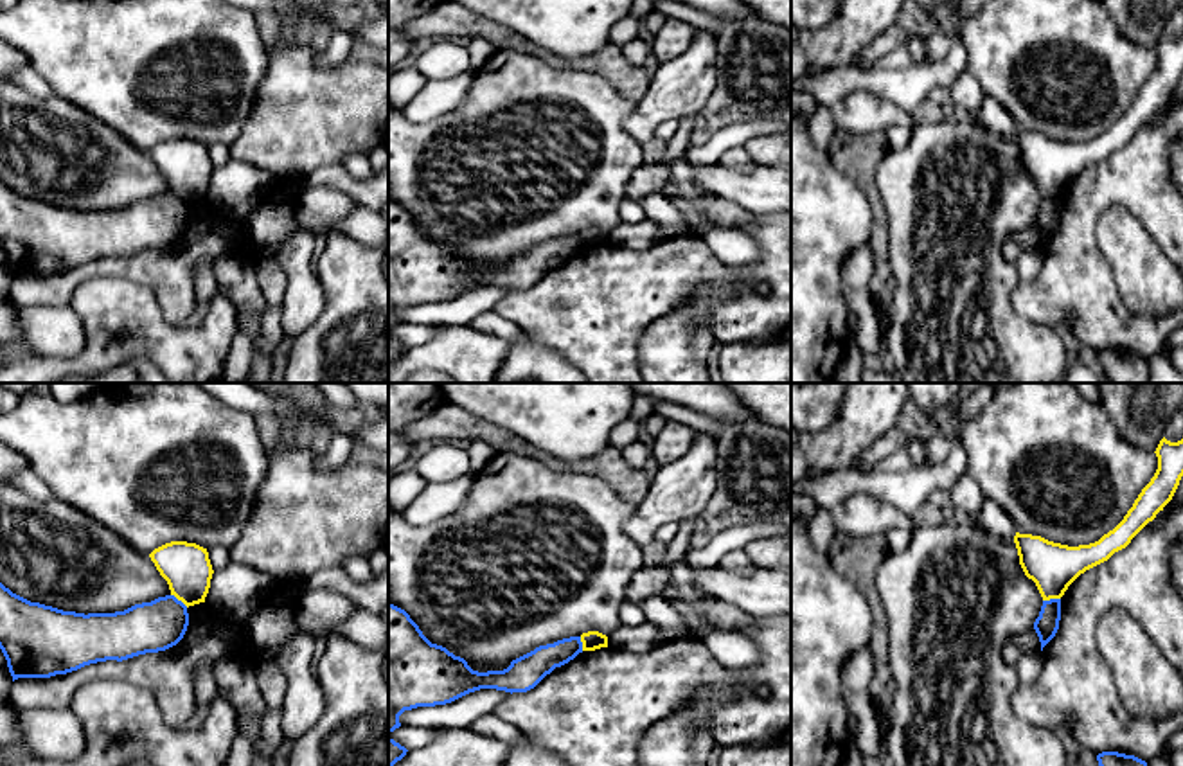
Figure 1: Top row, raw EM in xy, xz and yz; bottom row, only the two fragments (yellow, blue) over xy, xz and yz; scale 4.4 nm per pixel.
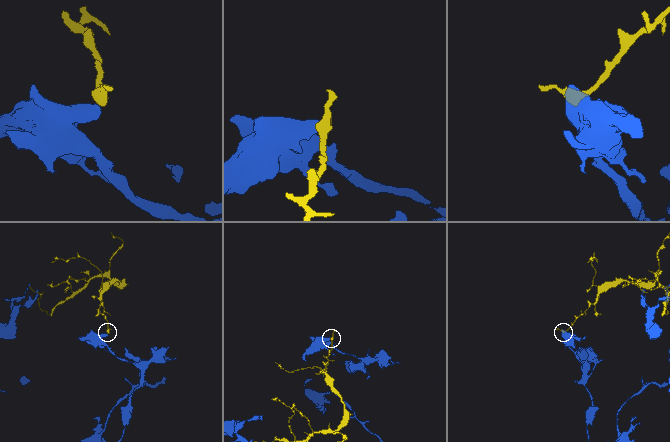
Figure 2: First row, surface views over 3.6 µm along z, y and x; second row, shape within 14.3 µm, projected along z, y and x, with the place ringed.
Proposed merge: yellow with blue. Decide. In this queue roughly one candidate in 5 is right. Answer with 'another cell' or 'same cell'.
another cell

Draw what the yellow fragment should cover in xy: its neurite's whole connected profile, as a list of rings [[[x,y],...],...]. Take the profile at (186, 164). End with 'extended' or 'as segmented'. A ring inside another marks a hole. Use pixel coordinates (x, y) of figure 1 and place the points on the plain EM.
[[[171,138],[155,146],[149,155],[167,178],[171,192],[187,205],[205,200],[214,171],[207,146],[196,140]]]; as segmented

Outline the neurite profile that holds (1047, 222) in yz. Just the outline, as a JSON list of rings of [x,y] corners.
[[[1061,196],[1043,198],[1039,214],[1034,219],[1034,227],[1043,245],[1055,234],[1061,218]]]

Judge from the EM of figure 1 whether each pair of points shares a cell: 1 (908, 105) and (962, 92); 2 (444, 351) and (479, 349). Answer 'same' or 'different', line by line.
1: different
2: same

